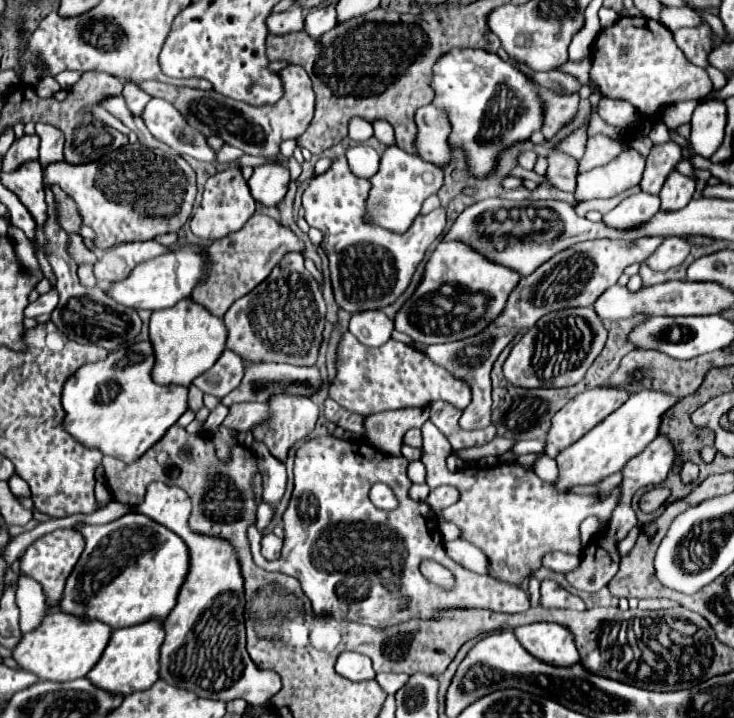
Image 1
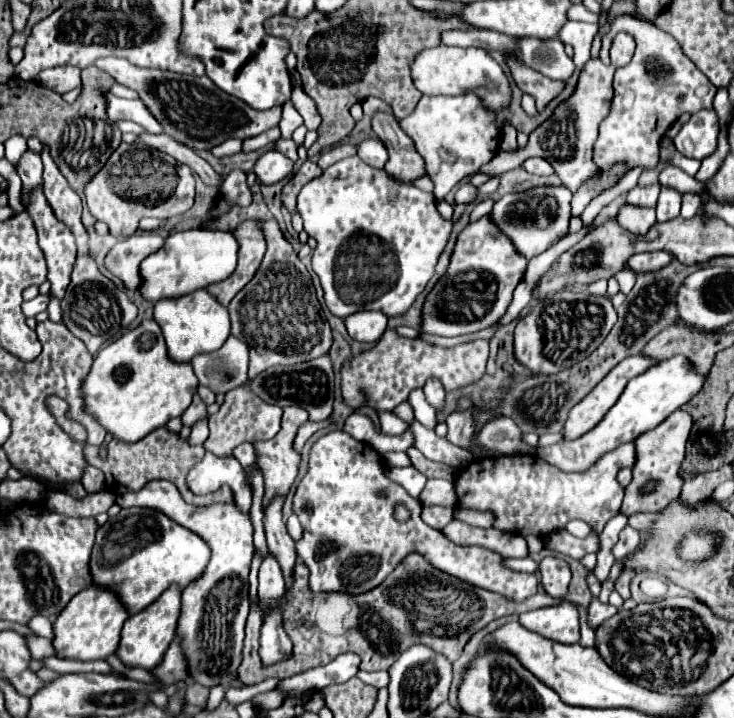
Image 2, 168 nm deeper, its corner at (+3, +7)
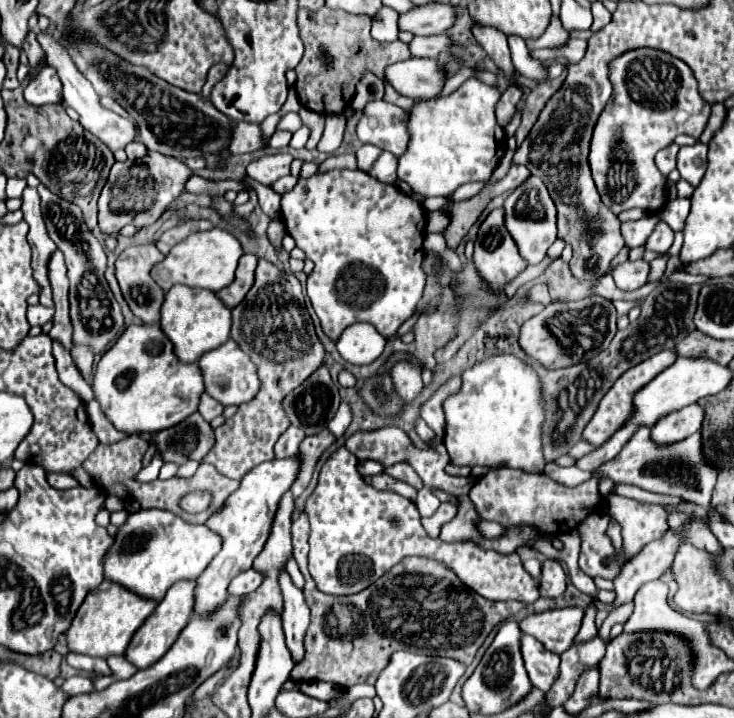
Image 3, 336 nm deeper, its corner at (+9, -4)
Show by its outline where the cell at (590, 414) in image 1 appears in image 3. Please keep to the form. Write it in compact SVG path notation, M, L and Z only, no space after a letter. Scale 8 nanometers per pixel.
M666 349L666 351L660 351L658 355L652 355L650 359L638 363L636 367L628 369L616 383L614 387L608 391L608 395L600 401L600 407L596 411L596 415L592 417L592 421L588 423L588 427L584 429L584 439L592 445L602 445L606 443L630 417L632 417L632 411L634 411L634 395L636 391L640 391L646 383L650 383L658 373L662 373L666 367L670 367L674 361L678 359L676 351L674 349Z

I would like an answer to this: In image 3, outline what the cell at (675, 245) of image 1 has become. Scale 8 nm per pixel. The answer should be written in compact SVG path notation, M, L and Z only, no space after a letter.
M624 261L614 271L612 277L616 281L616 287L622 291L636 291L648 281L650 265L646 261Z

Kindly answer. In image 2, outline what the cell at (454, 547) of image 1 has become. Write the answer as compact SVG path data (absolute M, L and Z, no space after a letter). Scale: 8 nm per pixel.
M504 558L502 564L504 564L508 570L514 570L514 572L534 572L534 570L536 570L536 562L534 562L532 558L522 558L522 560Z

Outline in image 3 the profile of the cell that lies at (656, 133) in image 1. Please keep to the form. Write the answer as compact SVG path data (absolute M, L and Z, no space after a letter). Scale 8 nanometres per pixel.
M696 143L692 147L680 147L678 171L682 179L688 181L692 187L698 187L706 173L706 153L708 147L702 143Z

